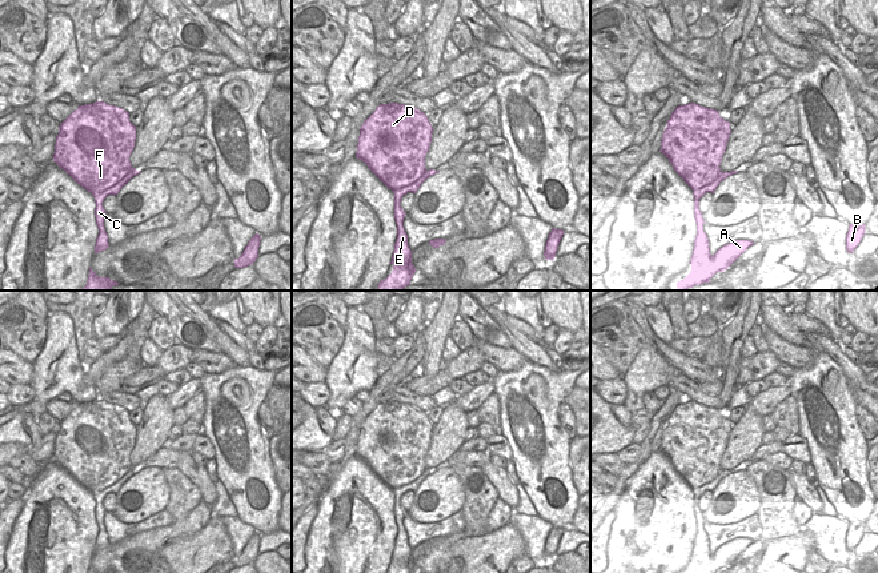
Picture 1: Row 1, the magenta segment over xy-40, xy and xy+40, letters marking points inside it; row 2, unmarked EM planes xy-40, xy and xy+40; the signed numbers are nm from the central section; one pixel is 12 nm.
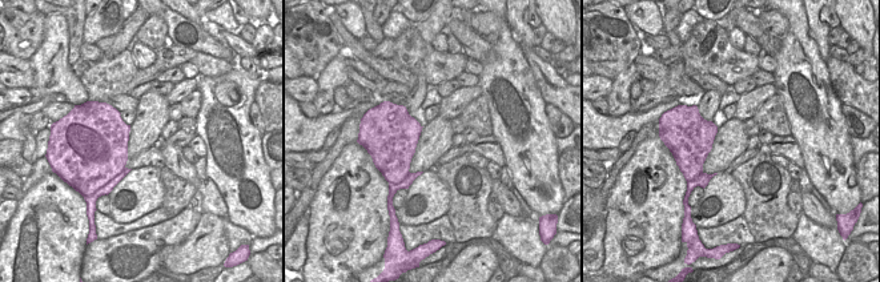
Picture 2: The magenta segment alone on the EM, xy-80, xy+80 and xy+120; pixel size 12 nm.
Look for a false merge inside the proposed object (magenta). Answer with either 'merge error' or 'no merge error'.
merge error

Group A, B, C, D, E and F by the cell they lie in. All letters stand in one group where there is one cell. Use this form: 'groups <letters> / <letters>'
groups A C E / B D F

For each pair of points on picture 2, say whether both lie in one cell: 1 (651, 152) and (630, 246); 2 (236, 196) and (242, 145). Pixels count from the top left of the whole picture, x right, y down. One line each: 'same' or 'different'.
1: same
2: same

